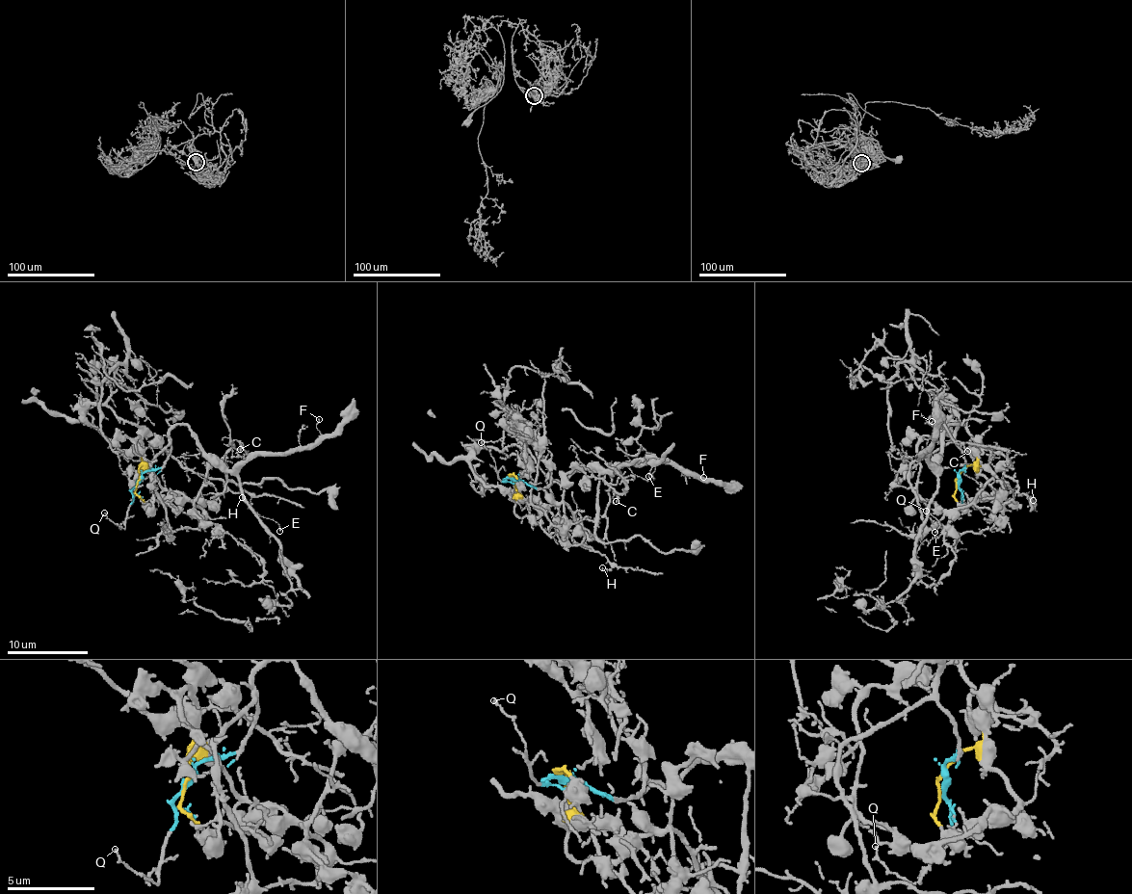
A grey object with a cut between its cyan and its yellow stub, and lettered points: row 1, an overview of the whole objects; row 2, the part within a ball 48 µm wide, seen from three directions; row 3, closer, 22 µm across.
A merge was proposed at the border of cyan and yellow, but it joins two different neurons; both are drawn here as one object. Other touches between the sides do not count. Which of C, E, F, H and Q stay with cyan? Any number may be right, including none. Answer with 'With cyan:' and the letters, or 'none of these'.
With cyan: E, F, Q

